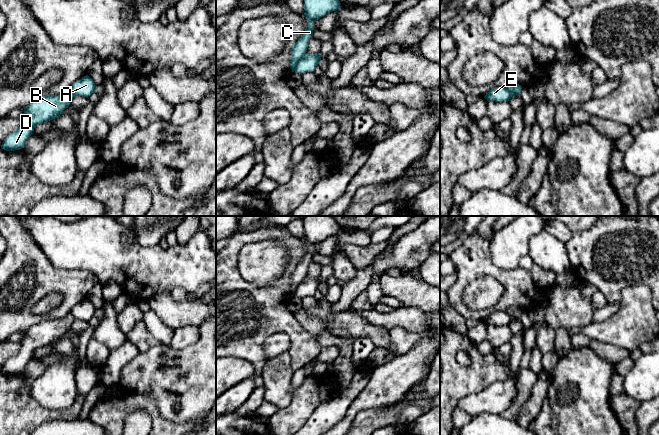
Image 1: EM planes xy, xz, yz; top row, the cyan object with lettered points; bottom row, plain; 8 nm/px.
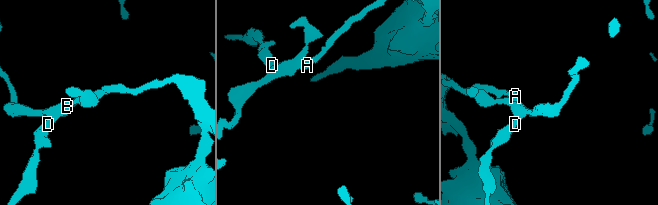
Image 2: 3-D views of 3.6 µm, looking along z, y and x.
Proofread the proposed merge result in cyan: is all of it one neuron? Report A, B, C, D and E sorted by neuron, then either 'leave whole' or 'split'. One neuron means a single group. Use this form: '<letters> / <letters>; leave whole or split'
A / B C D E; split

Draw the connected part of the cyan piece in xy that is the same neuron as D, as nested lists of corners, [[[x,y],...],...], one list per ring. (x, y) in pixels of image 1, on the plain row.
[[[72,313],[58,319],[46,319],[24,331],[24,337],[18,343],[20,351],[9,358],[1,372],[6,375],[20,374],[25,371],[28,362],[33,359],[34,352],[59,341],[75,321]]]

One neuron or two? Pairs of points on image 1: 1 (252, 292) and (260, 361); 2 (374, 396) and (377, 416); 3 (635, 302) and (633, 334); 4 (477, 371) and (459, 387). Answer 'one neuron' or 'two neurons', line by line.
1: one neuron
2: two neurons
3: one neuron
4: one neuron

